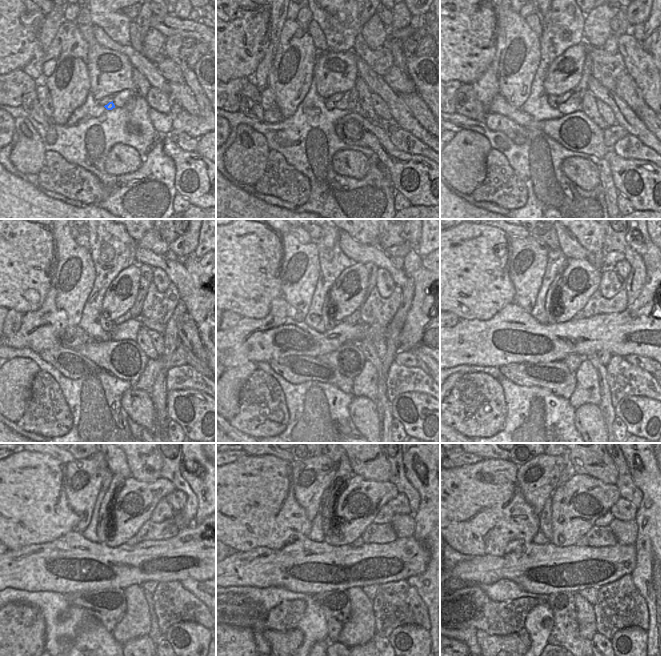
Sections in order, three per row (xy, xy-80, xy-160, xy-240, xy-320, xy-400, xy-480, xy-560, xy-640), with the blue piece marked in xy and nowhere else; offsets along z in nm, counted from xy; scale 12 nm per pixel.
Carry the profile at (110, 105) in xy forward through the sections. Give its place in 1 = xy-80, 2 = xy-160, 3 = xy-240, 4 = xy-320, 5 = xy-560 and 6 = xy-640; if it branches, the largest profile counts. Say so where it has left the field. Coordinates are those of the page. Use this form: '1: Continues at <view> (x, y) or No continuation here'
1: Continues at xy-80 (330, 105)
2: Continues at xy-160 (553, 101)
3: Continues at xy-240 (107, 326)
4: Continues at xy-320 (328, 323)
5: Continues at xy-560 (344, 471)
6: Continues at xy-640 (568, 471).

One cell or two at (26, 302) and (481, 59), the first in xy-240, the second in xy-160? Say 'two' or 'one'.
one

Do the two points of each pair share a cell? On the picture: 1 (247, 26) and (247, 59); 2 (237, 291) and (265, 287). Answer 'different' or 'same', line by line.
1: same
2: same

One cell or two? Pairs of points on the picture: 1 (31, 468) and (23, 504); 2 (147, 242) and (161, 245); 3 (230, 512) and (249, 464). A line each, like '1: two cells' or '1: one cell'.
1: one cell
2: one cell
3: one cell

